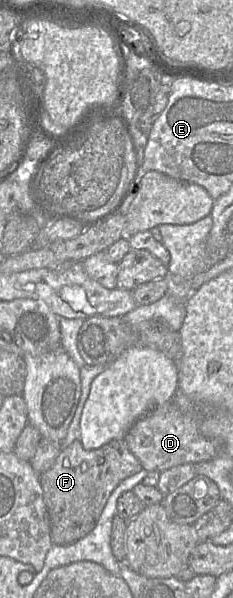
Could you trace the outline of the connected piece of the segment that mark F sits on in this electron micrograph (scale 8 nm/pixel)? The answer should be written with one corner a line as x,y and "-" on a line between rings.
124,439
112,440
92,450
84,449
80,440
61,448
52,466
39,475
53,543
71,544
90,533
112,491
121,481
141,469
140,461
129,450

